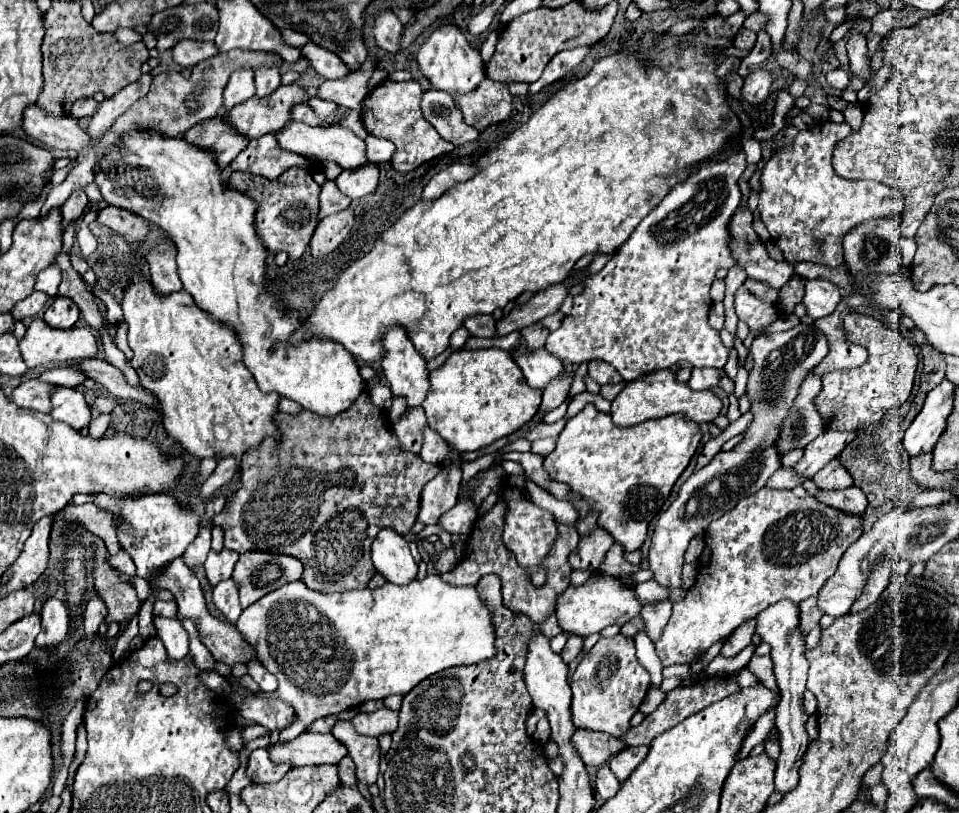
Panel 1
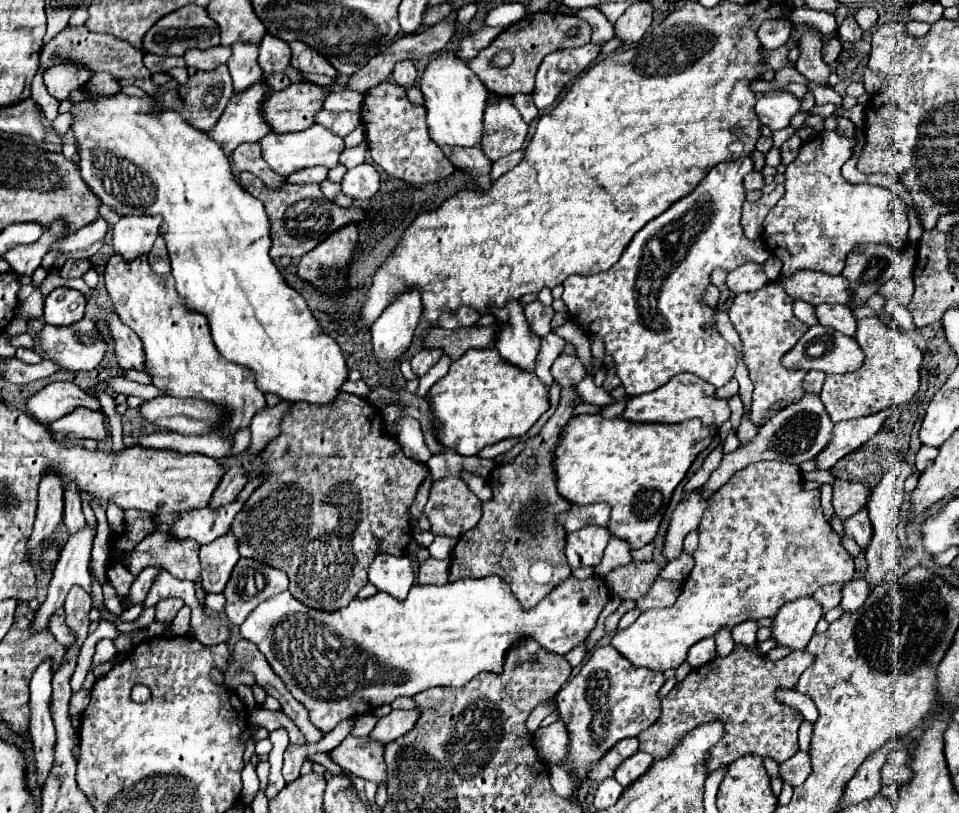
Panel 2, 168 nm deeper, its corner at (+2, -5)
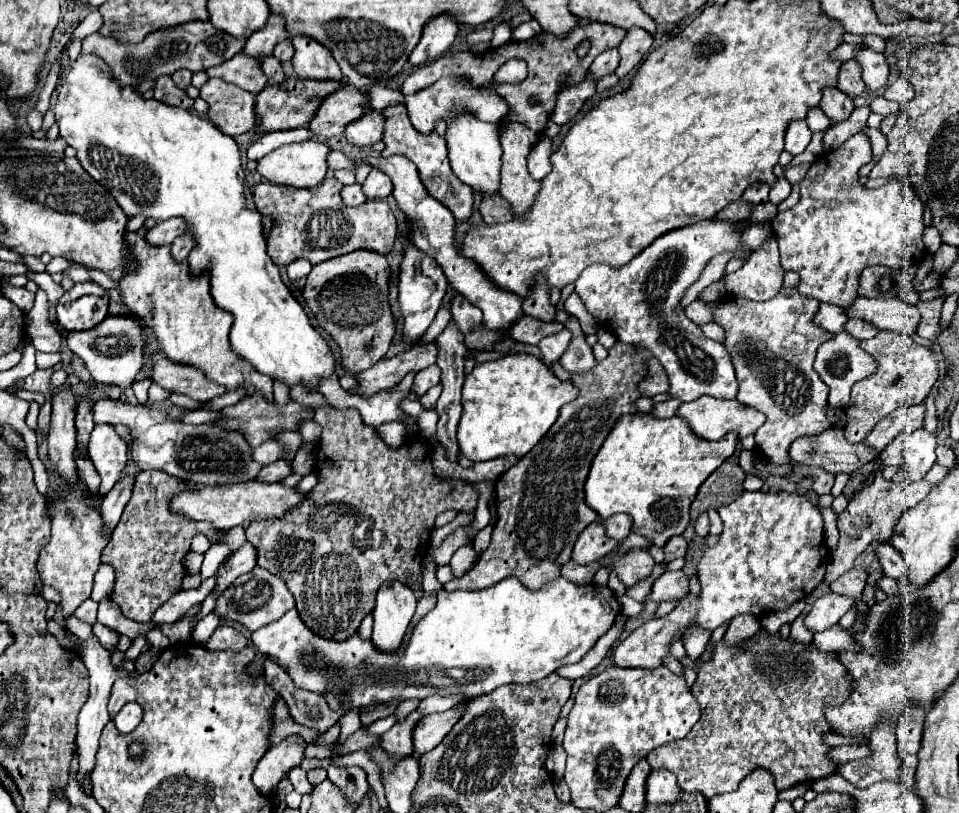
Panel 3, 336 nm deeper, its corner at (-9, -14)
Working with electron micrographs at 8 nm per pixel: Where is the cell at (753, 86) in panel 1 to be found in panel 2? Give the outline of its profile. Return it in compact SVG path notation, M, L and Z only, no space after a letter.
M782 92L780 96L758 98L754 110L762 124L770 130L780 130L790 124L790 118L800 110L800 104L802 102L792 92Z

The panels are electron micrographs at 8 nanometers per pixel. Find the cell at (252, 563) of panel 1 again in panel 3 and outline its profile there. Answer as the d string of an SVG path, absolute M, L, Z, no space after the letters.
M255 567L251 573L245 573L239 579L235 579L233 585L229 585L221 593L221 597L217 597L217 605L215 605L213 613L219 617L225 617L229 621L239 621L249 631L257 631L265 625L273 623L275 619L283 617L293 607L295 607L295 599L289 593L289 589L285 587L283 579L261 567Z

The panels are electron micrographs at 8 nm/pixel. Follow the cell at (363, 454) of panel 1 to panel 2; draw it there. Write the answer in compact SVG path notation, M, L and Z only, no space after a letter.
M342 392L338 394L336 402L330 406L316 406L316 404L308 404L308 402L294 402L286 412L284 418L280 422L280 436L276 436L274 440L270 440L264 448L264 452L250 464L252 470L258 472L266 472L264 482L252 492L252 496L246 500L246 504L242 506L242 510L234 516L232 522L232 532L238 538L238 550L242 558L254 558L260 560L272 568L284 570L290 578L290 594L300 600L302 604L310 606L310 608L318 608L318 610L338 610L342 606L346 606L350 600L356 598L358 590L364 588L368 584L368 566L372 564L374 556L378 552L386 552L386 554L396 554L396 556L404 556L406 554L406 546L410 542L410 524L408 524L408 508L414 502L416 490L420 488L420 484L426 480L426 464L418 464L410 458L406 458L406 454L402 454L402 448L398 446L396 438L390 438L390 434L386 434L384 430L384 416L382 412L372 406L372 402L368 402L366 398Z

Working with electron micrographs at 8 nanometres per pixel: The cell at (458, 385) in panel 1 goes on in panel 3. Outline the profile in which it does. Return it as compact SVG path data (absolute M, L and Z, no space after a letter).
M527 353L477 363L463 383L463 415L457 431L461 453L469 461L527 455L557 421L561 407L571 403L577 393L579 391L571 381L559 381L541 359Z

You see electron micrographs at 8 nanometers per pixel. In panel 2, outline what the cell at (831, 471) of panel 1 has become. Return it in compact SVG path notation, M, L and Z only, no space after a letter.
M840 478L834 480L832 488L834 488L832 506L840 520L844 520L844 518L852 516L854 512L858 512L860 508L864 508L868 502L868 496L870 496L870 488L866 484L846 482Z

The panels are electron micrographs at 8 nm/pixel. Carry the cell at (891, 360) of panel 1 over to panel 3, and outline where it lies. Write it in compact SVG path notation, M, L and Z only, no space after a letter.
M879 331L877 337L861 341L861 347L875 359L877 371L871 377L855 383L851 389L851 399L847 405L851 419L845 427L845 437L849 443L861 443L865 435L869 435L869 431L895 409L923 403L939 377L939 365L933 351L929 347L917 345L907 335Z

